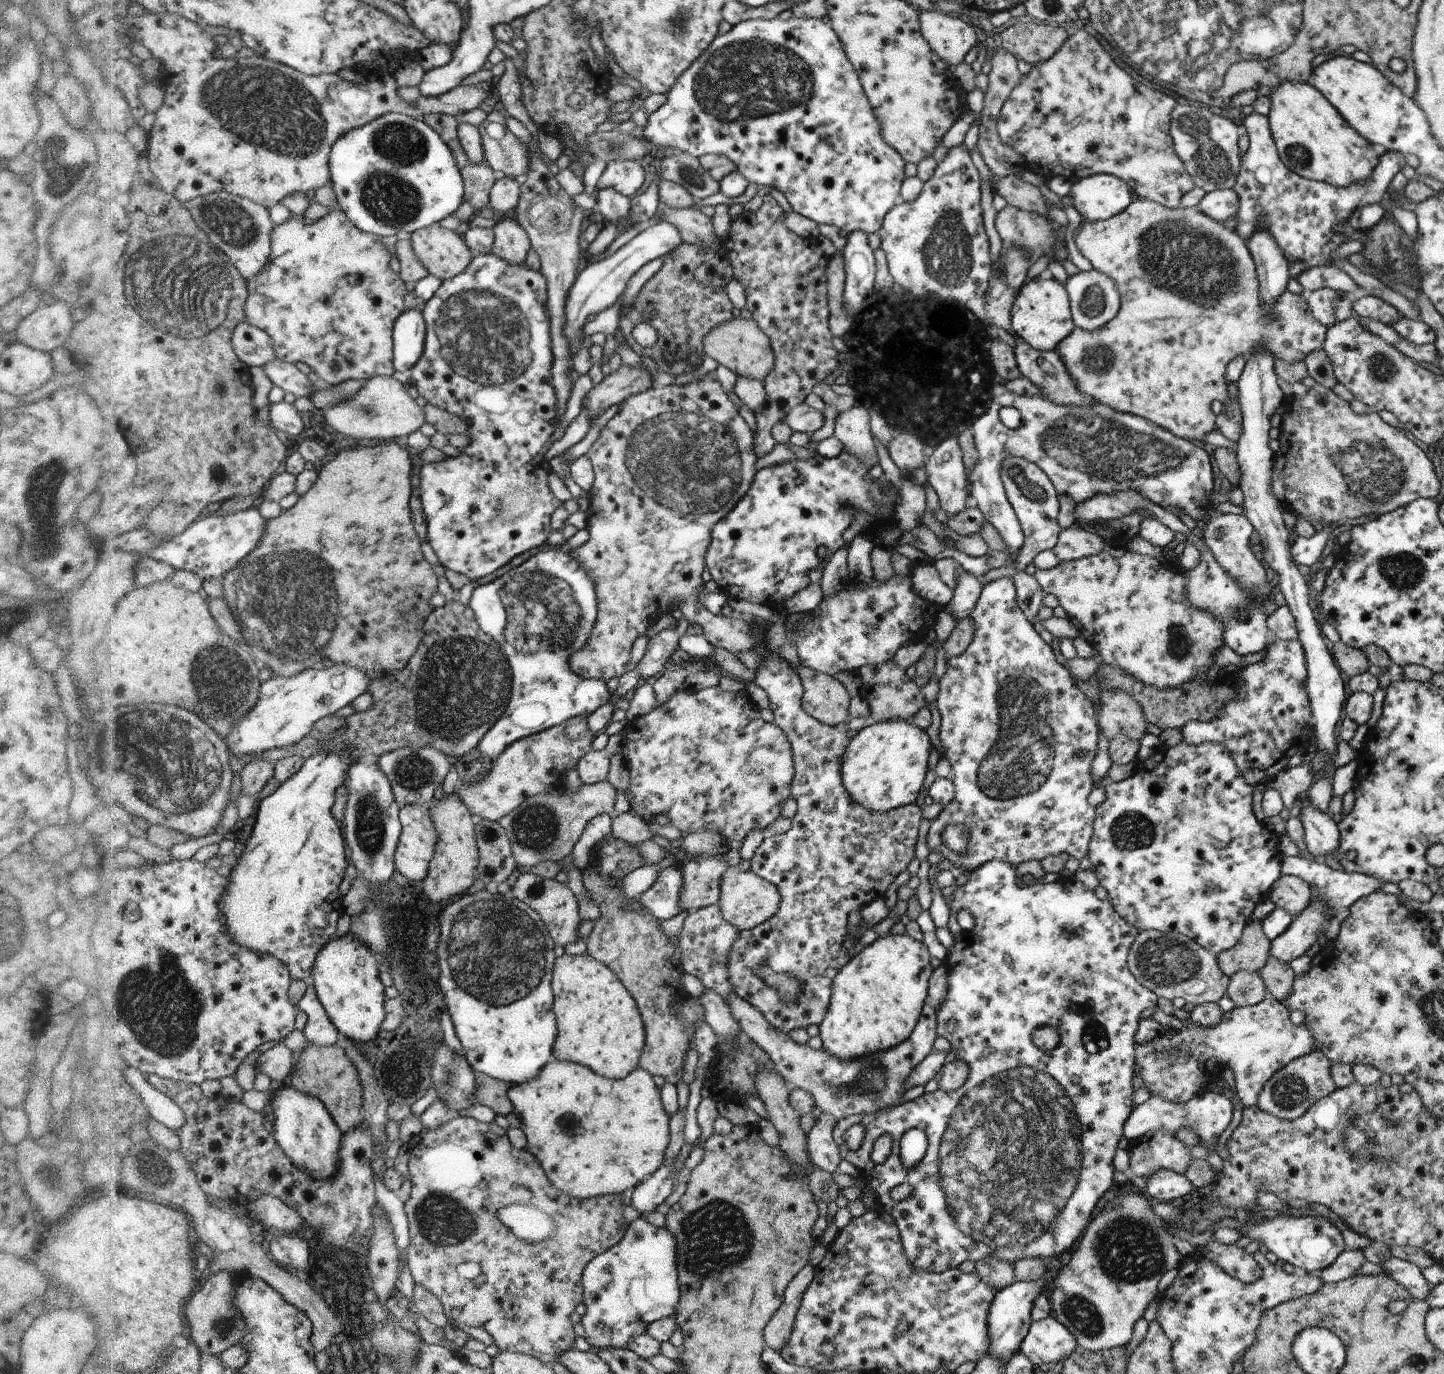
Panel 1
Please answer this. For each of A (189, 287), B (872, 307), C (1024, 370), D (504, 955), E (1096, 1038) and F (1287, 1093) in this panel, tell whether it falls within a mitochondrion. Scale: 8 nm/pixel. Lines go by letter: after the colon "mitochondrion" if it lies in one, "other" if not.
A: mitochondrion
B: other
C: other
D: mitochondrion
E: mitochondrion
F: mitochondrion

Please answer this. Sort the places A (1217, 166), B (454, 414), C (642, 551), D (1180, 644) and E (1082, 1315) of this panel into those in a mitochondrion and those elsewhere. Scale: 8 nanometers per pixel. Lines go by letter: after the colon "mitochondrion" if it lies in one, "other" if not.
A: mitochondrion
B: other
C: other
D: mitochondrion
E: mitochondrion

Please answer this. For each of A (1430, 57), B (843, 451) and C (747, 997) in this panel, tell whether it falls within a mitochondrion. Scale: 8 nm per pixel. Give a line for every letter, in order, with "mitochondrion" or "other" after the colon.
A: other
B: other
C: other

